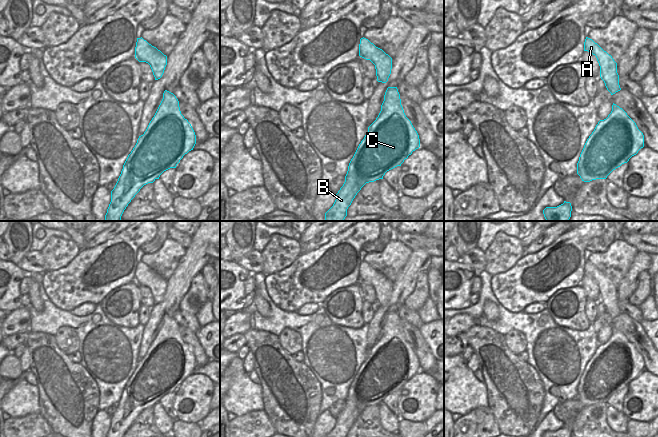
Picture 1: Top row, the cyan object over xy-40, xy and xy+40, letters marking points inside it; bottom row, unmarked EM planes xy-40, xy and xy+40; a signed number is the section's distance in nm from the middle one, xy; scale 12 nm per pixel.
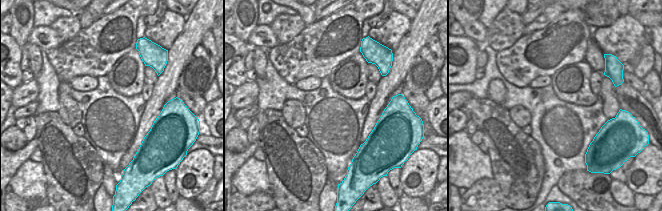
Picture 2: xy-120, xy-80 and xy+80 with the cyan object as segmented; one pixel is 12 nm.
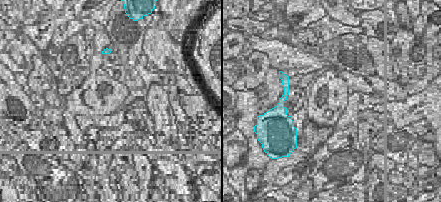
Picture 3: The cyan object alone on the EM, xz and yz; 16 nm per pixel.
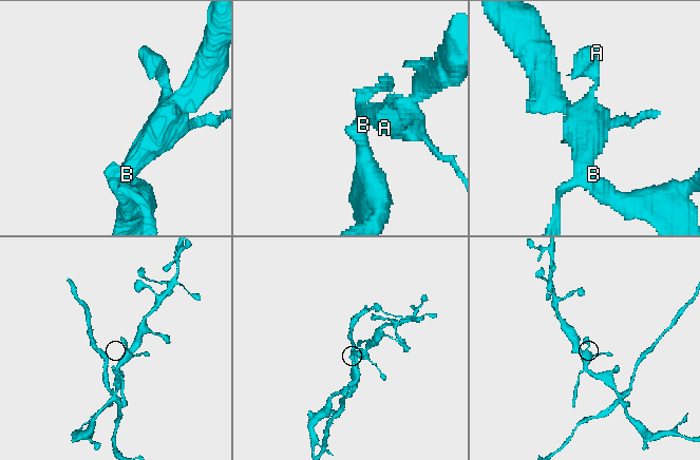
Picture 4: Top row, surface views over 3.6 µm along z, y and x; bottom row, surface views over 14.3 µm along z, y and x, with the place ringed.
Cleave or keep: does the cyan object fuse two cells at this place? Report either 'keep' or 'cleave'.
keep

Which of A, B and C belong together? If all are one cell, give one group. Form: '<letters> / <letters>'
A B C

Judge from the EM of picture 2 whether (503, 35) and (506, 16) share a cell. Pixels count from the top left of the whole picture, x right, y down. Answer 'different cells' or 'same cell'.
same cell

